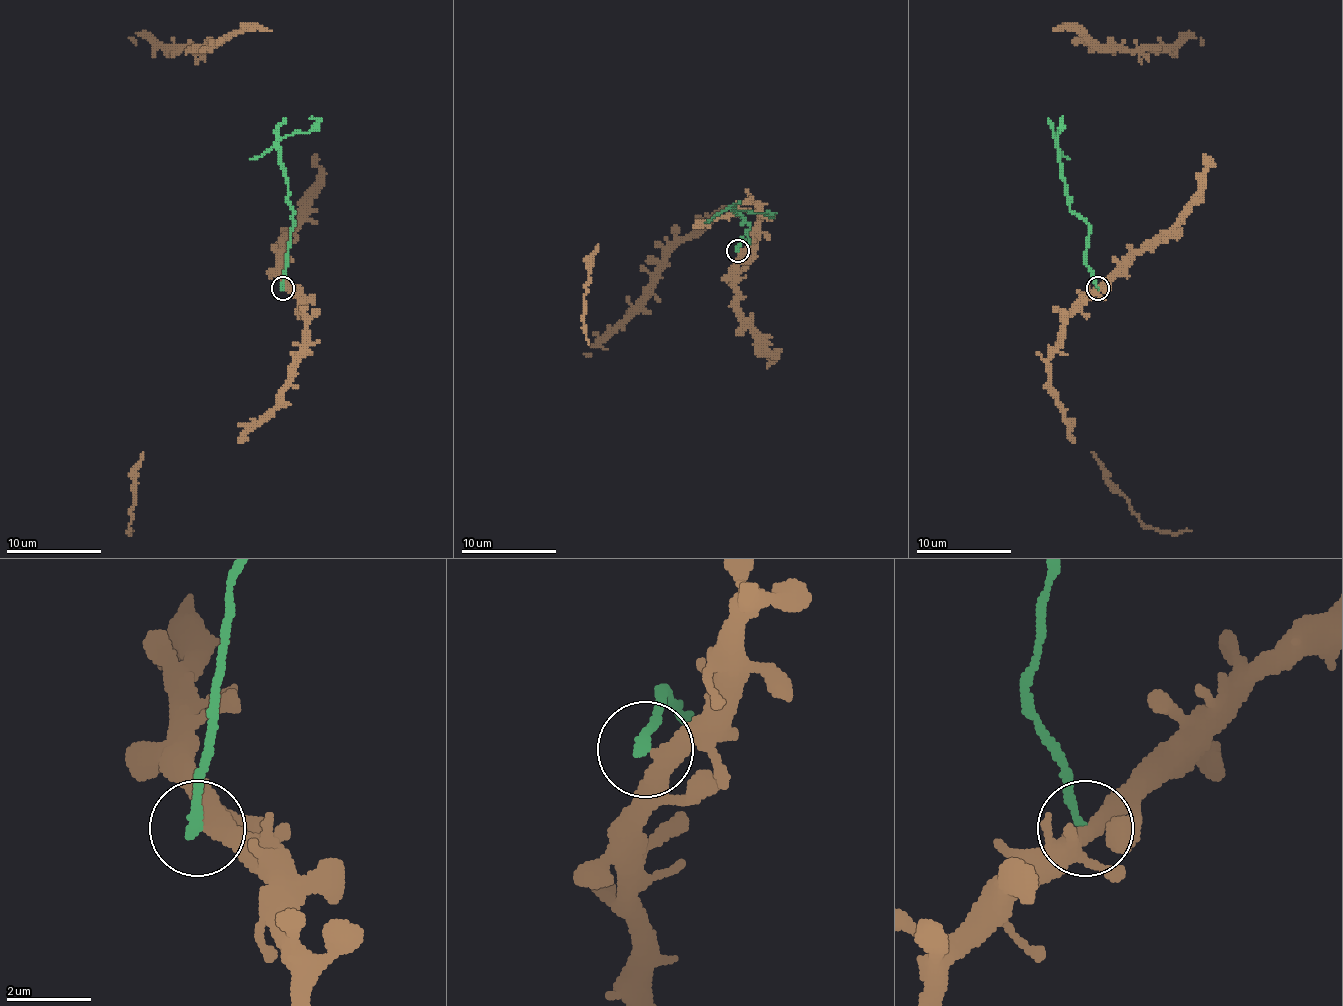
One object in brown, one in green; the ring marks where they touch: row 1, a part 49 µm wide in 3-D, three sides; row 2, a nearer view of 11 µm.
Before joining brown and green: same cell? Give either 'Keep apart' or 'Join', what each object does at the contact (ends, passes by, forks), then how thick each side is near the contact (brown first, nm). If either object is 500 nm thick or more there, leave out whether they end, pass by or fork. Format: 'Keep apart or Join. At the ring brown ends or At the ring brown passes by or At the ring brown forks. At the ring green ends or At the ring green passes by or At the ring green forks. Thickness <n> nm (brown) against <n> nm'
Keep apart. At the ring brown passes by. At the ring green ends. Thickness 380 nm (brown) against 220 nm

